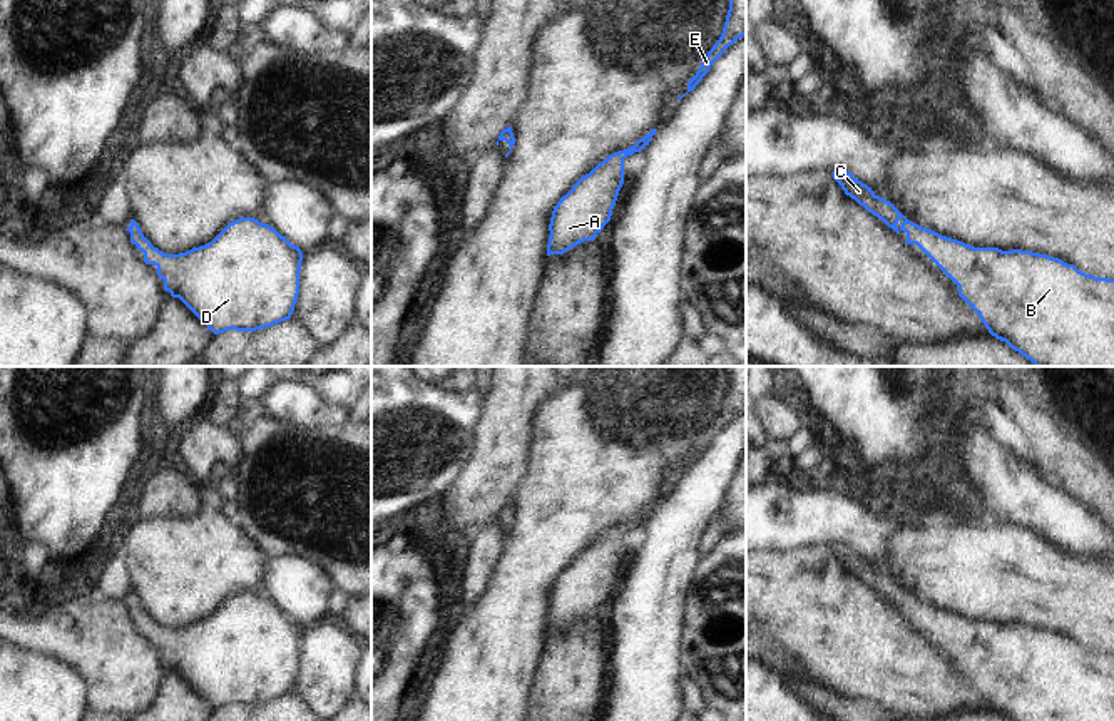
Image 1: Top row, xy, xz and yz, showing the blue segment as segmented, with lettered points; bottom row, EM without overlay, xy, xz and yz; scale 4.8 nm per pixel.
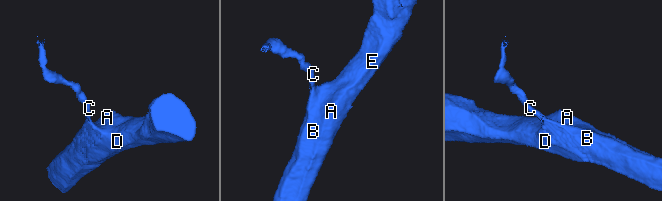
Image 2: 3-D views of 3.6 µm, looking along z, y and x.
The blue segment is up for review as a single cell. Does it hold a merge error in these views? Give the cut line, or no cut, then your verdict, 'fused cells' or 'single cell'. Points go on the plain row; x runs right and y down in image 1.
no cut; single cell

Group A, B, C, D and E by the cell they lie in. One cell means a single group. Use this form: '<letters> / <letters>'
A B C D E

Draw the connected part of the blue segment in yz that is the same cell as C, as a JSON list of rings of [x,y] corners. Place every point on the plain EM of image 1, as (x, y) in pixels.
[[[833,545],[833,554],[846,570],[881,594],[897,609],[907,607],[907,619],[917,619],[958,661],[958,671],[979,689],[989,708],[1009,721],[1114,721],[1114,654],[1096,652],[1079,646],[1059,632],[1032,626],[999,622],[973,622],[942,611],[907,594],[890,575],[876,570],[871,562],[855,554],[851,547]]]

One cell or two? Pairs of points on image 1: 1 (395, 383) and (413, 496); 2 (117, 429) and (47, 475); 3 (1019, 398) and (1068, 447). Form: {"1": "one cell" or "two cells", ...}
{"1": "one cell", "2": "one cell", "3": "one cell"}

